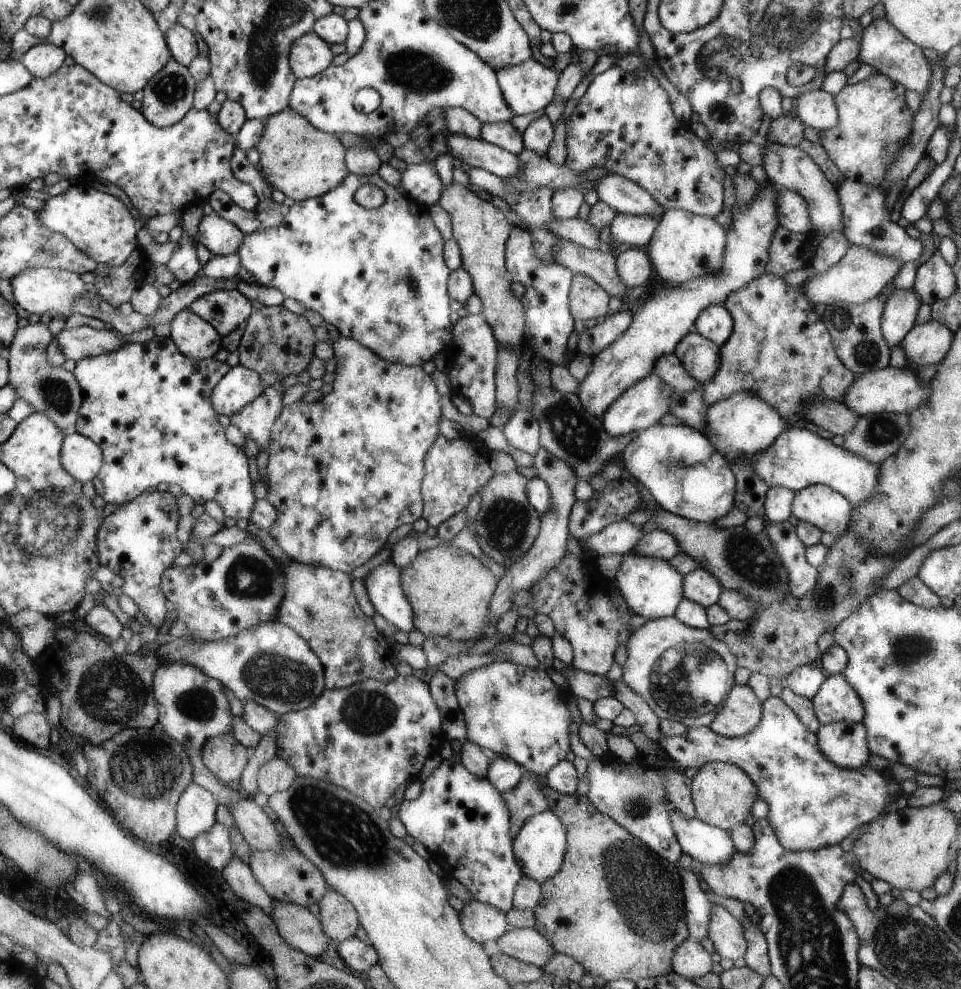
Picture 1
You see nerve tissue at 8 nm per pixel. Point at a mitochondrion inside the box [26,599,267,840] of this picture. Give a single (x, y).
(118, 679)

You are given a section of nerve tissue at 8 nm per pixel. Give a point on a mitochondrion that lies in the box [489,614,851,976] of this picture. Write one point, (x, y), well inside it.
(631, 872)

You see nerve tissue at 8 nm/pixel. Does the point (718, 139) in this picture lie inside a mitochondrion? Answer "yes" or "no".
no

